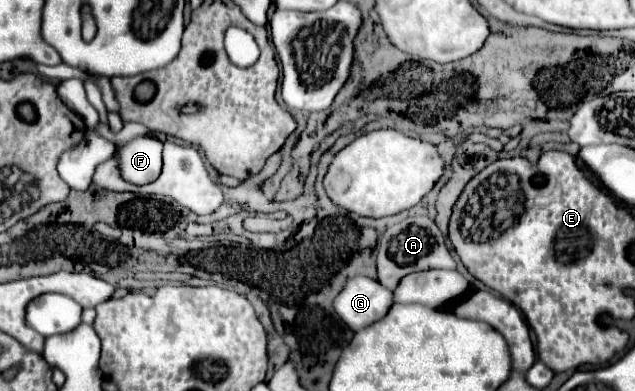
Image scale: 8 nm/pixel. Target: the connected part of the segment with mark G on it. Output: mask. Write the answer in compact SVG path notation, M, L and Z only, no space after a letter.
M353 277L347 281L339 297L335 297L335 313L351 331L359 331L389 311L393 293L371 277Z

